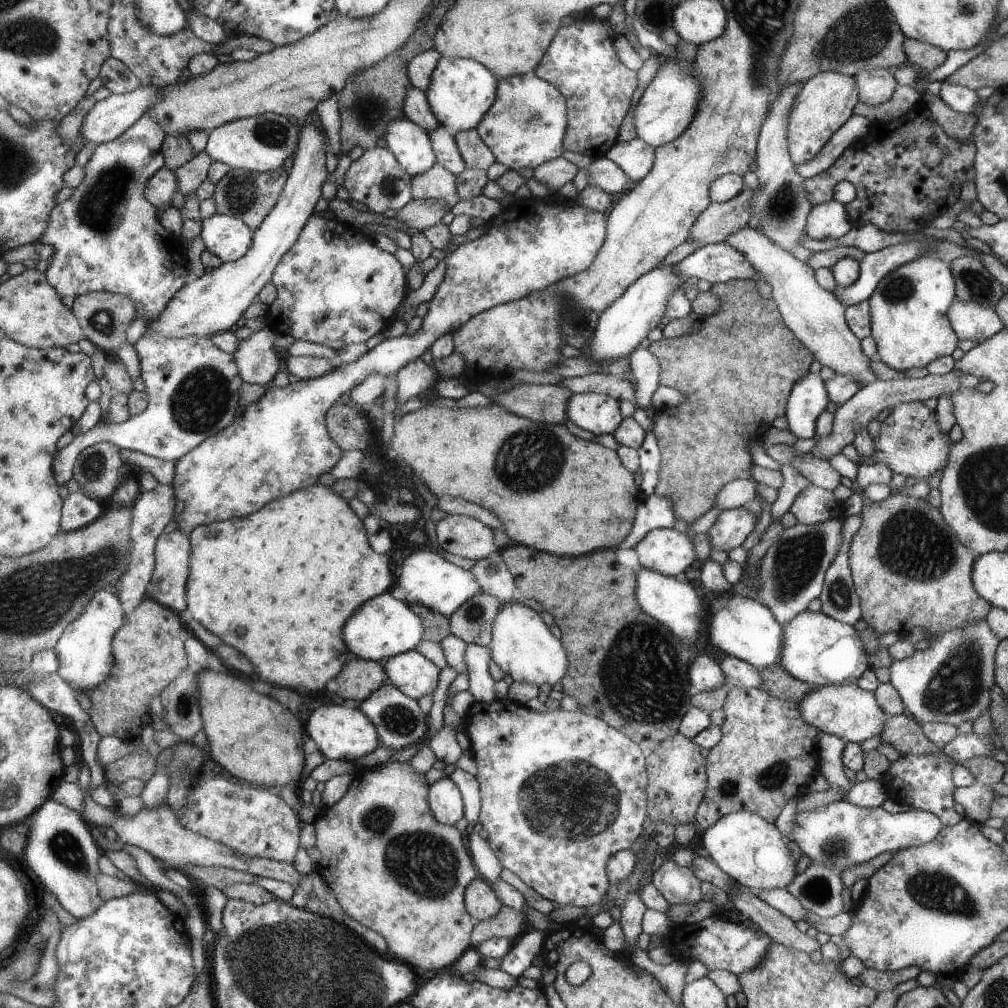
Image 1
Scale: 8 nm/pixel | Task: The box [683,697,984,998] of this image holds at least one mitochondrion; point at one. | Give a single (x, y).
(937, 892)

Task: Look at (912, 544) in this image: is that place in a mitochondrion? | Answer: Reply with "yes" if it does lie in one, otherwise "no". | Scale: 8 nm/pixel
yes

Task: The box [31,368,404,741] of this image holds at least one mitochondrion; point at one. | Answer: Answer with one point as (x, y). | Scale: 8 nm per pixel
(92, 467)

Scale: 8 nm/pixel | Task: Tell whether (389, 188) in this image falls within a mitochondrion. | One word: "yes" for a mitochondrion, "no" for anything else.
no

